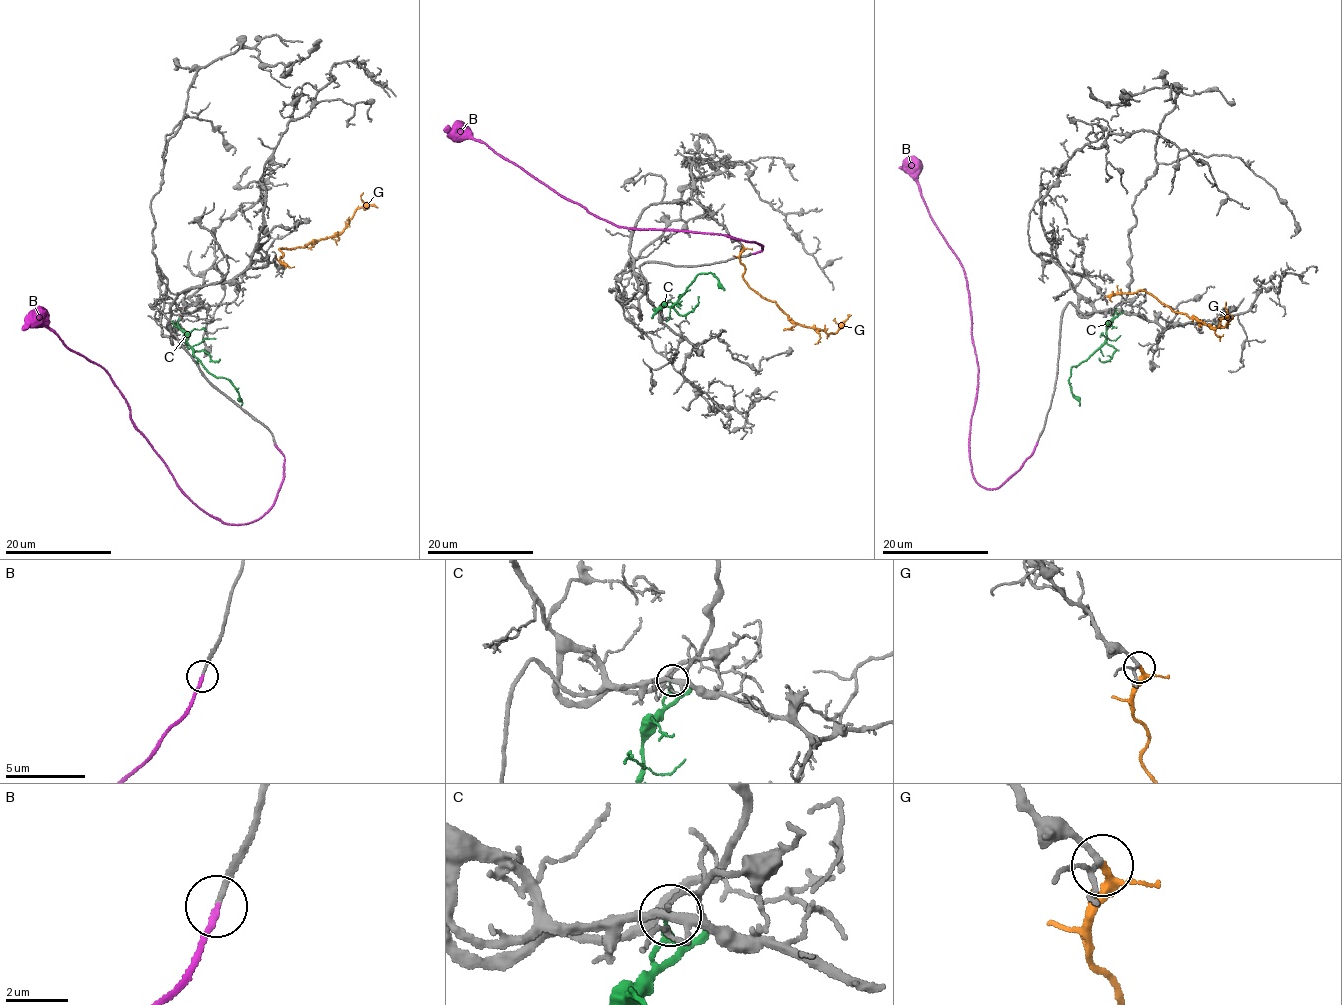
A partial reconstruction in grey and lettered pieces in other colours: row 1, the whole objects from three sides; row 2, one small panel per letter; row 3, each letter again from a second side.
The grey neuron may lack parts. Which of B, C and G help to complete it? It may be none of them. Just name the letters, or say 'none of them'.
B, G

